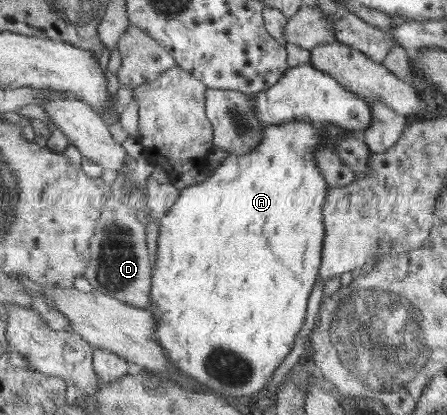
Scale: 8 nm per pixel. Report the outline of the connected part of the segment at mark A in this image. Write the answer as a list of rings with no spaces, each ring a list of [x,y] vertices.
[[[282,123],[266,125],[264,140],[258,148],[250,154],[242,156],[228,155],[221,164],[211,172],[211,176],[202,182],[189,185],[180,192],[178,200],[166,212],[159,222],[158,263],[153,269],[152,291],[150,291],[150,312],[157,320],[155,336],[158,343],[164,348],[171,366],[181,373],[195,379],[198,383],[208,386],[221,396],[252,396],[258,394],[269,385],[274,372],[286,360],[286,356],[294,350],[296,336],[304,328],[308,300],[314,288],[316,278],[323,261],[324,239],[326,239],[326,222],[324,216],[324,203],[328,199],[326,178],[322,176],[316,158],[312,152],[320,145],[324,146],[326,138],[321,129],[316,129],[314,123]]]

